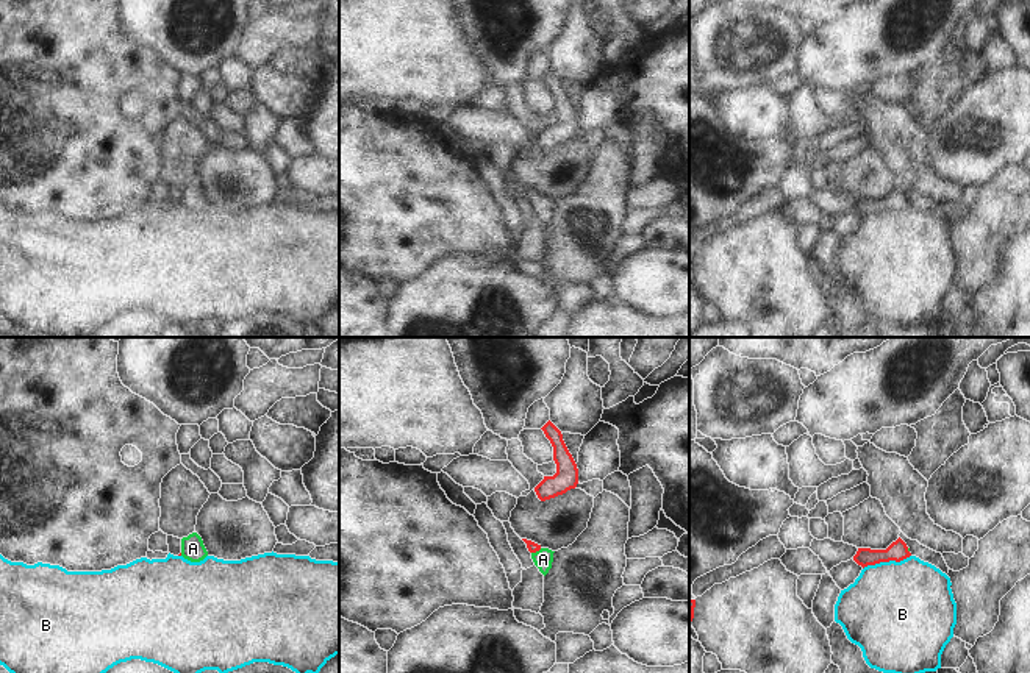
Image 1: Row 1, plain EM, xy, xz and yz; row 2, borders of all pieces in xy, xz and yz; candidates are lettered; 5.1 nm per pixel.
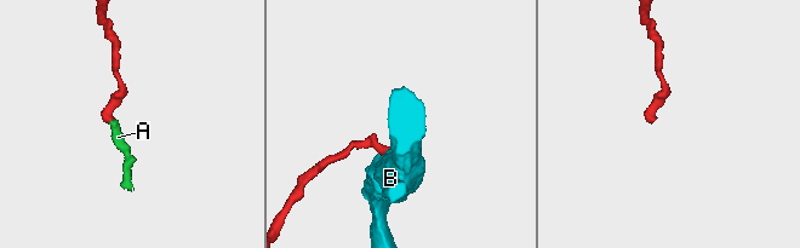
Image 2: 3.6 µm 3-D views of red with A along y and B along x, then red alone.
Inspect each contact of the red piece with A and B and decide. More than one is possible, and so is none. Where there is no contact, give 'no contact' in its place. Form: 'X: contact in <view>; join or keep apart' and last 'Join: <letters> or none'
A: contact in xz; join
B: contact in yz; keep apart
Join: A

